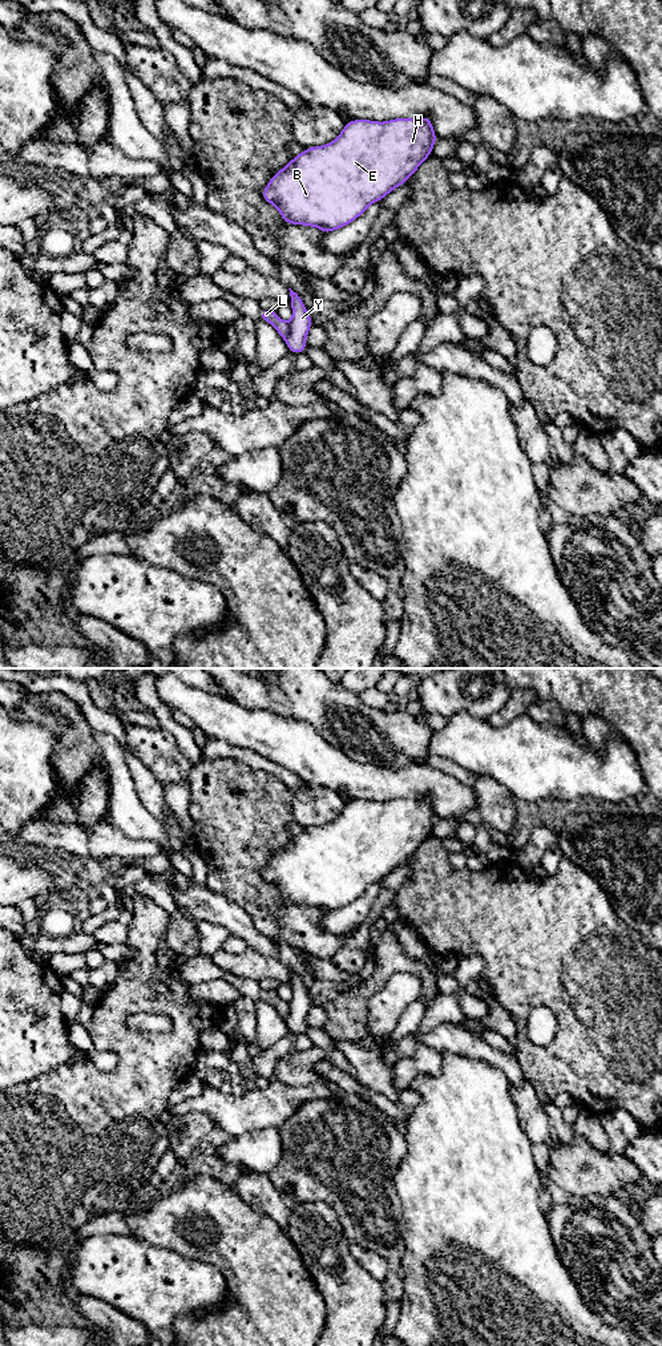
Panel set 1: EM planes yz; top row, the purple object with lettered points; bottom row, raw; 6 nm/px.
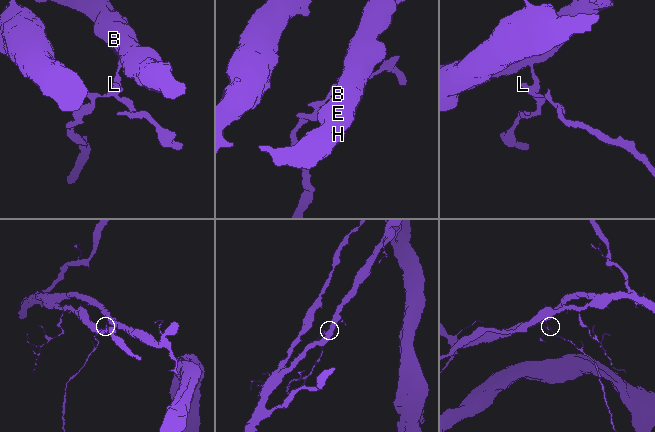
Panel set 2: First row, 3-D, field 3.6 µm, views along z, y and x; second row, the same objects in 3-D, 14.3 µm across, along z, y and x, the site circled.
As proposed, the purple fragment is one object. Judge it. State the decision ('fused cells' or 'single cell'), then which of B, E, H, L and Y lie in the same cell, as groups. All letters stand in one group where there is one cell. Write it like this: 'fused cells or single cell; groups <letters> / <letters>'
fused cells; groups B E H Y / L

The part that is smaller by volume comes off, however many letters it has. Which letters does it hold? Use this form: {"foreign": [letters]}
{"foreign": ["L"]}

